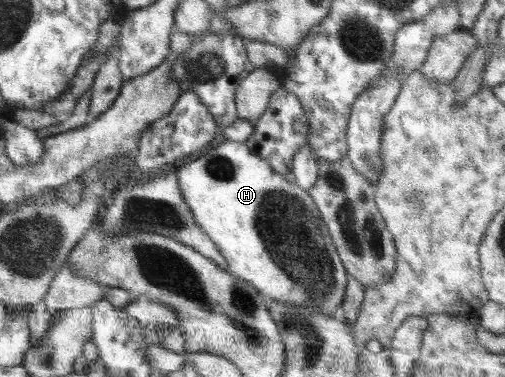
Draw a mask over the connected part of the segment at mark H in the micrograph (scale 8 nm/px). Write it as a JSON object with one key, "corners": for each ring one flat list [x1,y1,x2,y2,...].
{"corners":[[226,140,219,144,217,148,206,152,201,157,190,163,185,163,178,171,179,188,182,192,182,197,187,203,191,211,193,220,203,229,203,232,215,243,221,254,227,261,229,271,250,283,254,289,257,289,260,294,267,296,273,300,278,300,281,303,289,303,298,307,309,307,316,311,325,313,327,316,336,316,340,311,340,304,345,298,344,294,348,283,348,272,336,251,334,242,330,237,327,225,320,217,320,212,317,210,316,204,312,196,307,191,302,191,296,183,291,183,285,179,285,176,275,172,271,165,261,155,251,151,244,142,234,142]]}

